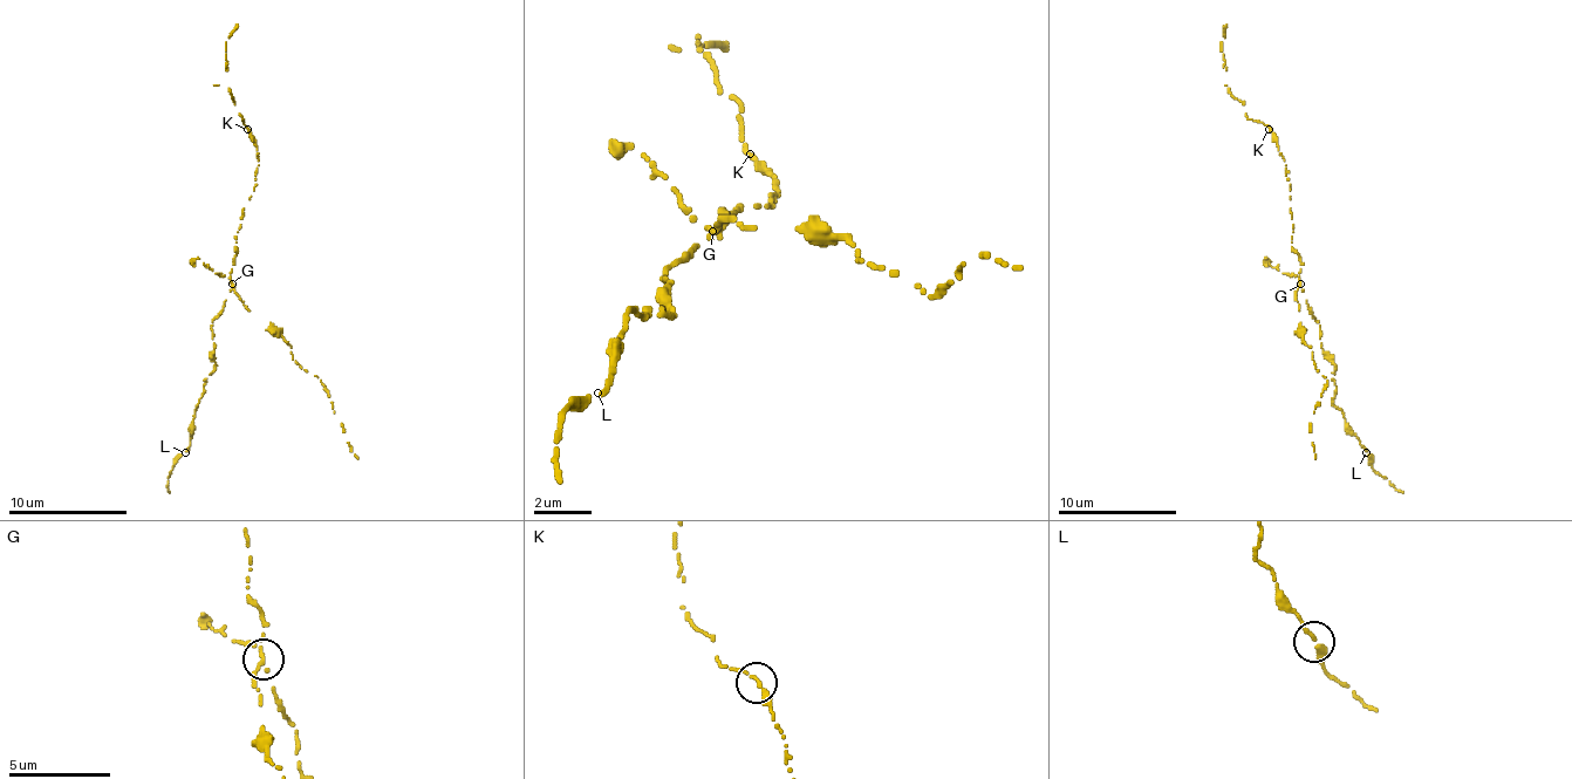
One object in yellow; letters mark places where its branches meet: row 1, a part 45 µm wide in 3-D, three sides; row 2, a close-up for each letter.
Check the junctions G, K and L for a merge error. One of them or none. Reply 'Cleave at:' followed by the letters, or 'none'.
Cleave at: G

